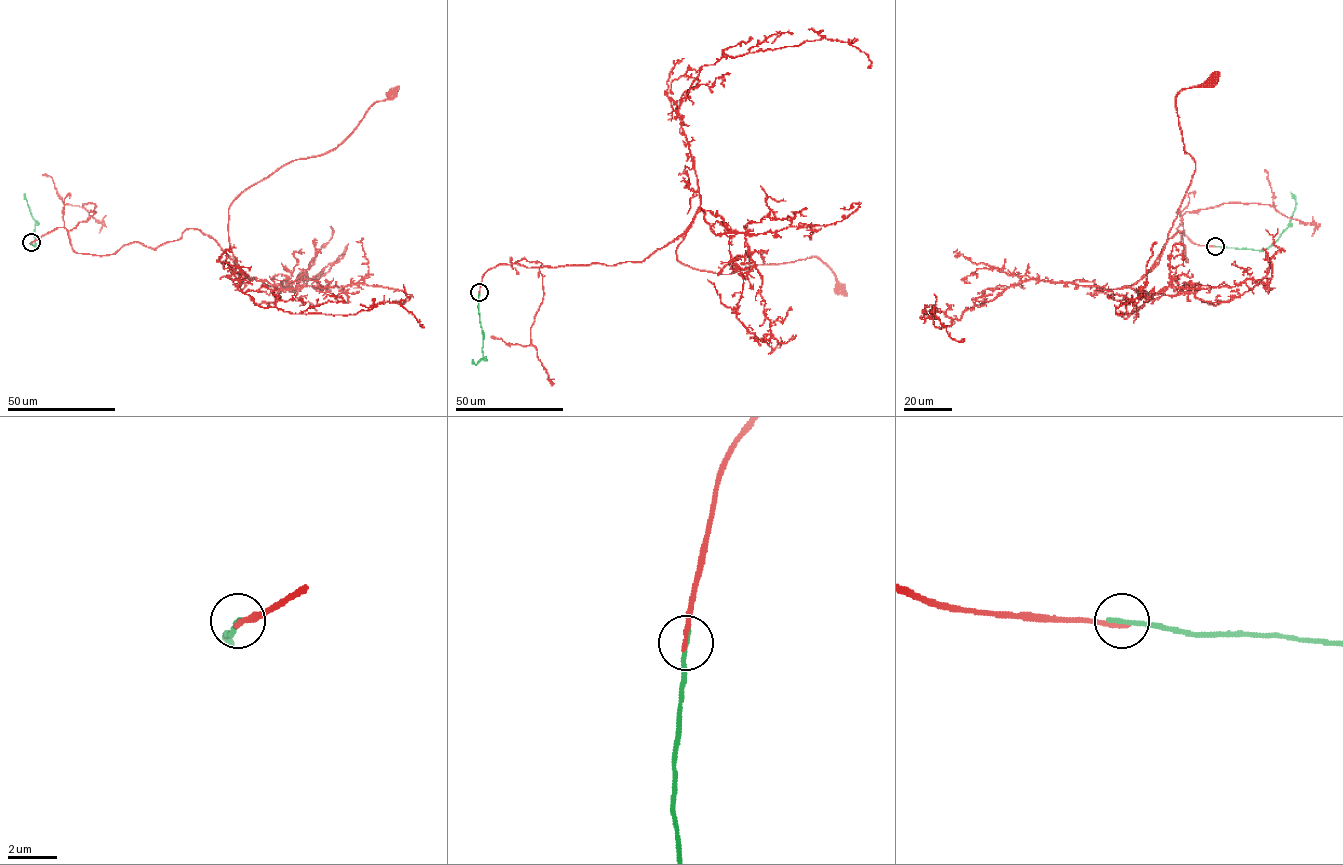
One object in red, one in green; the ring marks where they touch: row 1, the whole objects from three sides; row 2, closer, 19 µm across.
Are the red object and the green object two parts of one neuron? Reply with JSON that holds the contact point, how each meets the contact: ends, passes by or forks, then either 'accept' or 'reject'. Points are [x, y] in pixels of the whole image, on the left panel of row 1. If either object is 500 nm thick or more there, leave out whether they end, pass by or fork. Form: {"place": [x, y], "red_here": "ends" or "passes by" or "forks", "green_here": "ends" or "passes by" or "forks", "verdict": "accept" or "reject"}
{"place": [31, 242], "red_here": "ends", "green_here": "ends", "verdict": "reject"}

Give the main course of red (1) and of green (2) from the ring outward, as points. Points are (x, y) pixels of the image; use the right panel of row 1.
1: (1215, 246), (1195, 244), (1183, 230), (1186, 261), (1178, 232), (1147, 273), (1195, 168), (1175, 96), (1212, 82)
2: (1215, 246), (1258, 250), (1269, 248), (1289, 224), (1296, 205), (1290, 192)

